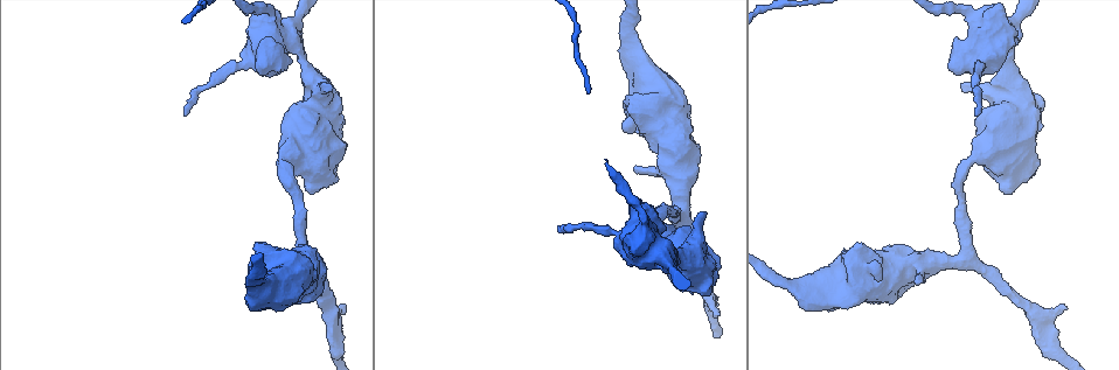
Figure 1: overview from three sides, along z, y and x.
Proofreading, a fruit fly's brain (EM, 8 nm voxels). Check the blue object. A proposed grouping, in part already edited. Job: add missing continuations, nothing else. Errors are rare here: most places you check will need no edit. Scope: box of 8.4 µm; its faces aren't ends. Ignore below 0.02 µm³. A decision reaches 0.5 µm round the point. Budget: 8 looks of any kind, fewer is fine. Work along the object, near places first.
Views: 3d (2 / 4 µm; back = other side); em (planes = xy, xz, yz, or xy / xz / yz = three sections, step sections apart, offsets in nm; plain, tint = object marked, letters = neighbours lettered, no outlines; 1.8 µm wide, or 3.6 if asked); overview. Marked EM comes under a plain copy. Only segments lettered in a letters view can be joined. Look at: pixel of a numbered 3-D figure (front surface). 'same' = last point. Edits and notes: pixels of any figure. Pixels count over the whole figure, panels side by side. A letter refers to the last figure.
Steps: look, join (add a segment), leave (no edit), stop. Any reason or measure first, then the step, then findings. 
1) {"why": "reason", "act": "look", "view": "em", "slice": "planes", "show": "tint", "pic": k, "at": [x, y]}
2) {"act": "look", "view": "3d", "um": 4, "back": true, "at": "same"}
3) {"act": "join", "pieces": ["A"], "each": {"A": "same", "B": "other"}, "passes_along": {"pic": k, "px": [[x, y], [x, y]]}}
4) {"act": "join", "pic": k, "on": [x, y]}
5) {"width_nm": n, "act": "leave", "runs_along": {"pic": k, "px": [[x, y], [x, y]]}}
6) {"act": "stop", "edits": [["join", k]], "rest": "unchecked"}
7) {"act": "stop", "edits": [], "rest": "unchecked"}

{"why": "branch stops here", "act": "look", "view": "em", "slice": "planes", "show": "letters", "pic": 1, "at": [715, 316]}

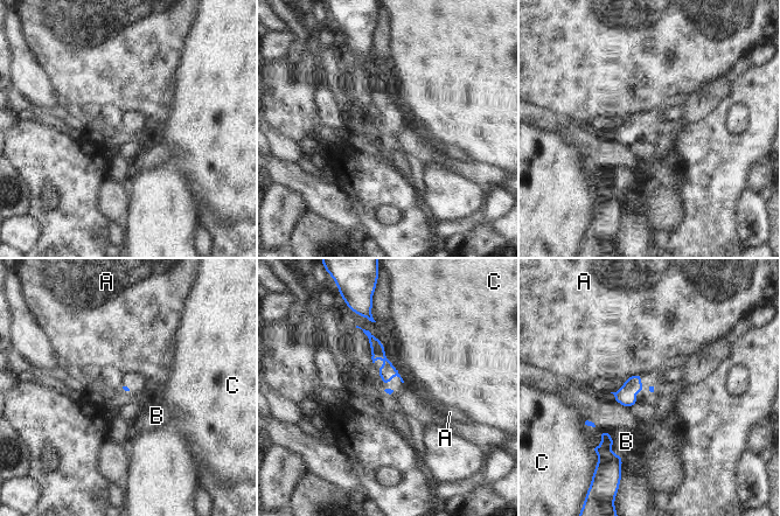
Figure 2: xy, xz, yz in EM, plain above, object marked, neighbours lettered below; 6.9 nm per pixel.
{"act": "leave", "each": {"A": "other", "B": "other", "C": "other"}, "border": {"pic": 2, "px": [[642, 374], [635, 374], [625, 381]]}, "found": "none of them fits"}

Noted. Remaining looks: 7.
{"why": "tapers out", "act": "look", "view": "3d", "um": 4, "pic": 1, "at": [977, 114]}

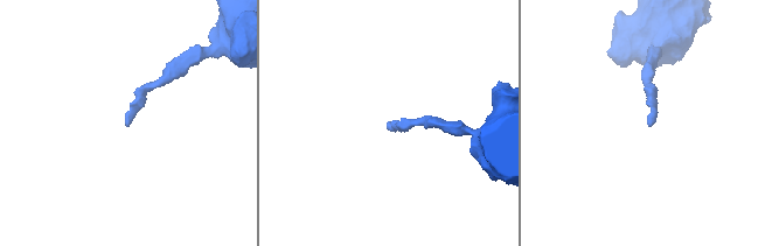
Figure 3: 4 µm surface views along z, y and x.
{"why": "now the EM", "act": "look", "view": "em", "um": 3.6, "slice": "xy", "step": 4, "show": "letters", "pic": 3, "at": [126, 125]}

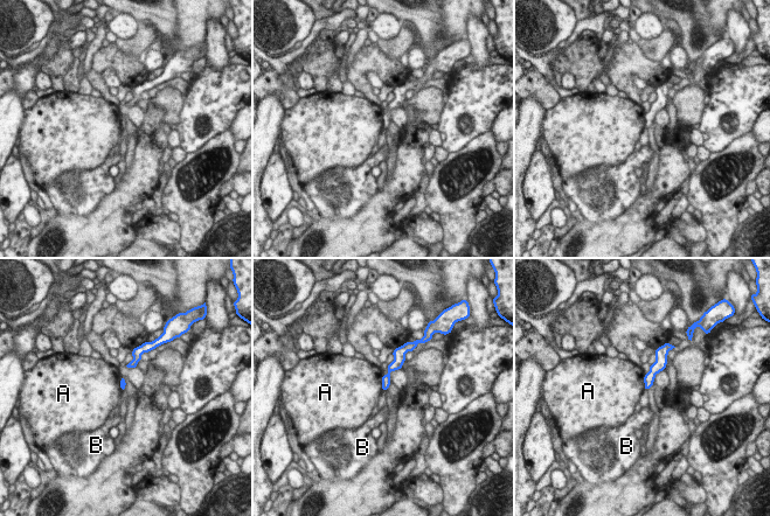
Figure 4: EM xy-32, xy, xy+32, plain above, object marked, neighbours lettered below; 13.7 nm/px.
{"act": "look", "view": "em", "um": 3.6, "slice": "planes", "show": "letters", "at": "same"}

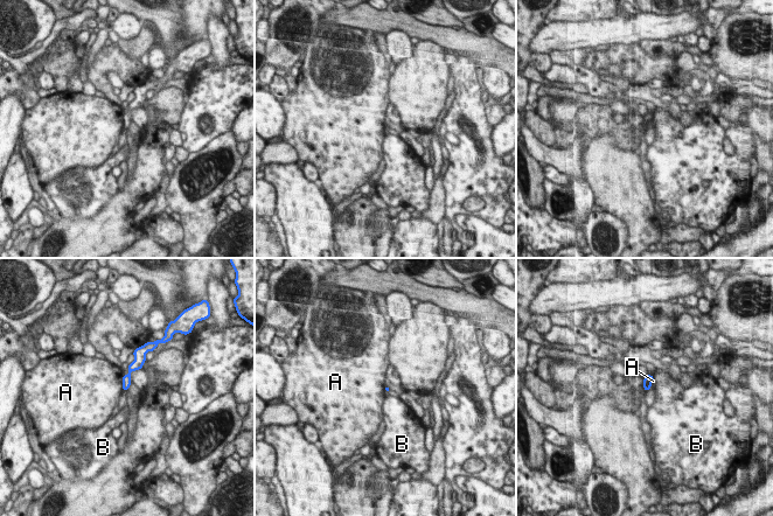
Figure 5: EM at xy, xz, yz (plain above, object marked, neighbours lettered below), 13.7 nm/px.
{"longest_contact_nm": ["A", 220], "act": "leave", "each": {"A": "other", "B": "other"}, "runs_along": {"pic": 5, "px": [[140, 360], [127, 375], [125, 386]]}, "found": "no lettered segment goes on from it"}

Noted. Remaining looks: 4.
{"why": "thick end", "act": "look", "view": "3d", "um": 4, "pic": 1, "at": [705, 211]}

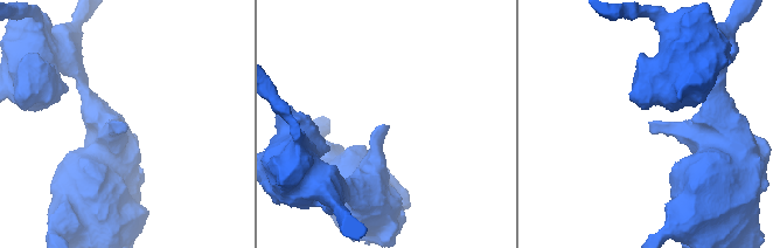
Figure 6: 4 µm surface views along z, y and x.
{"why": "shape alone is not enough", "act": "look", "view": "em", "slice": "planes", "show": "letters", "pic": 6, "at": [388, 126]}

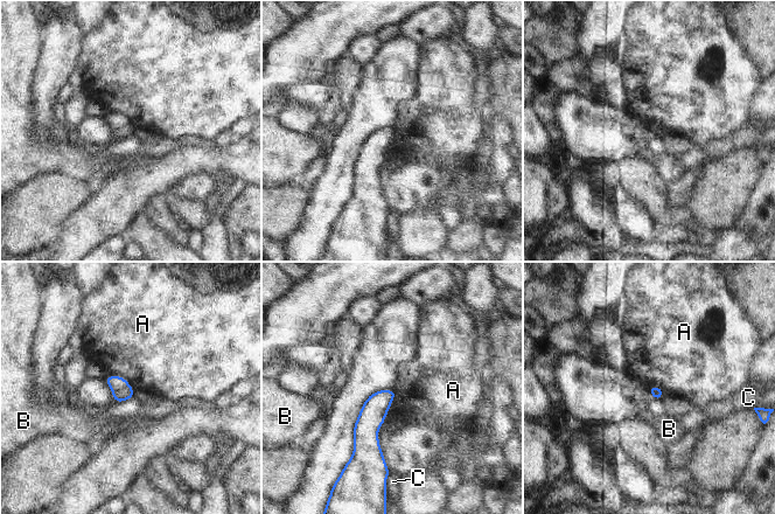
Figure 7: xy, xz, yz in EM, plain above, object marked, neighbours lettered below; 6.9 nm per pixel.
{"longest_contact_nm": ["A", 460], "act": "leave", "each": {"A": "other", "B": "other", "C": "other"}, "runs_along": {"pic": 7, "px": [[390, 393], [370, 418], [379, 462]]}, "found": "none of them fits"}

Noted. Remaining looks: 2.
{"act": "stop", "edits": [], "rest": "unchecked"}

